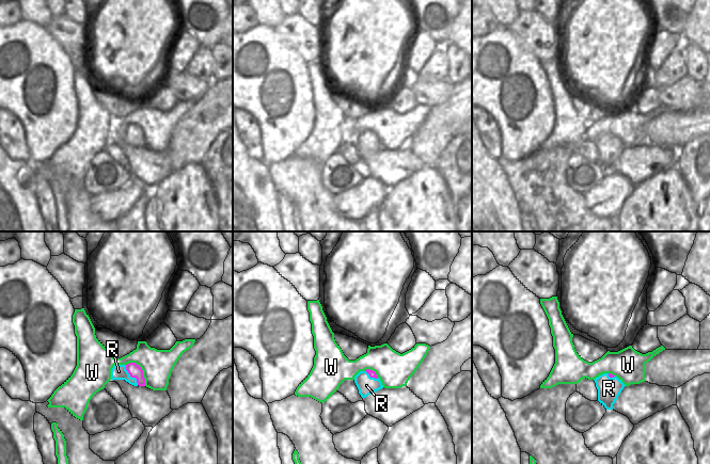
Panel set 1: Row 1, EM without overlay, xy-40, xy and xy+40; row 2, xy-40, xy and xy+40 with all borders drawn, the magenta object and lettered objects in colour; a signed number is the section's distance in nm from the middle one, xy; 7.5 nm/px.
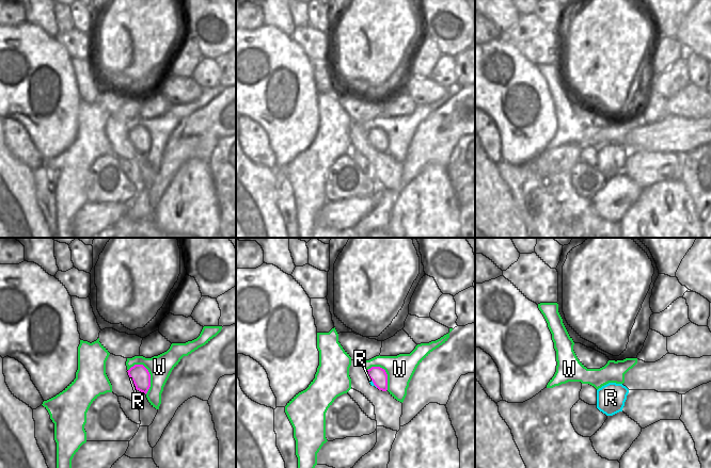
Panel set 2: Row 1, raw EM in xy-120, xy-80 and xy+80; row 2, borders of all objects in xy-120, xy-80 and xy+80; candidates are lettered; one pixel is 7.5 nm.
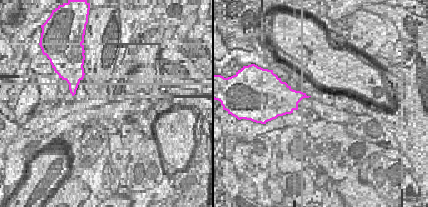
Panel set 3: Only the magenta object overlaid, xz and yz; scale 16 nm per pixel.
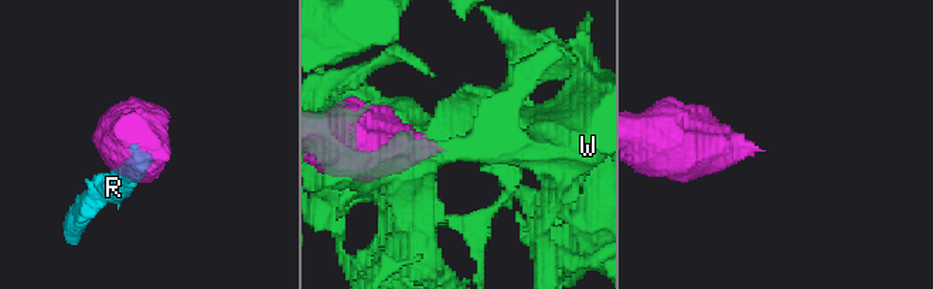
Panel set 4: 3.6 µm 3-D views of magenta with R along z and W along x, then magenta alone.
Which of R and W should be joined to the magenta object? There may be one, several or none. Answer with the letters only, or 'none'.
R

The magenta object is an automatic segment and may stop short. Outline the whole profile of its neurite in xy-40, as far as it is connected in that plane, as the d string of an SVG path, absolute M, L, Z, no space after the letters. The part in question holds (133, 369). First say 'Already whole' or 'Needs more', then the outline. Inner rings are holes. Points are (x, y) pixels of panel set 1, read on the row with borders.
Needs more. M136 363L114 365L111 370L111 380L125 380L133 386L145 386L143 370Z

